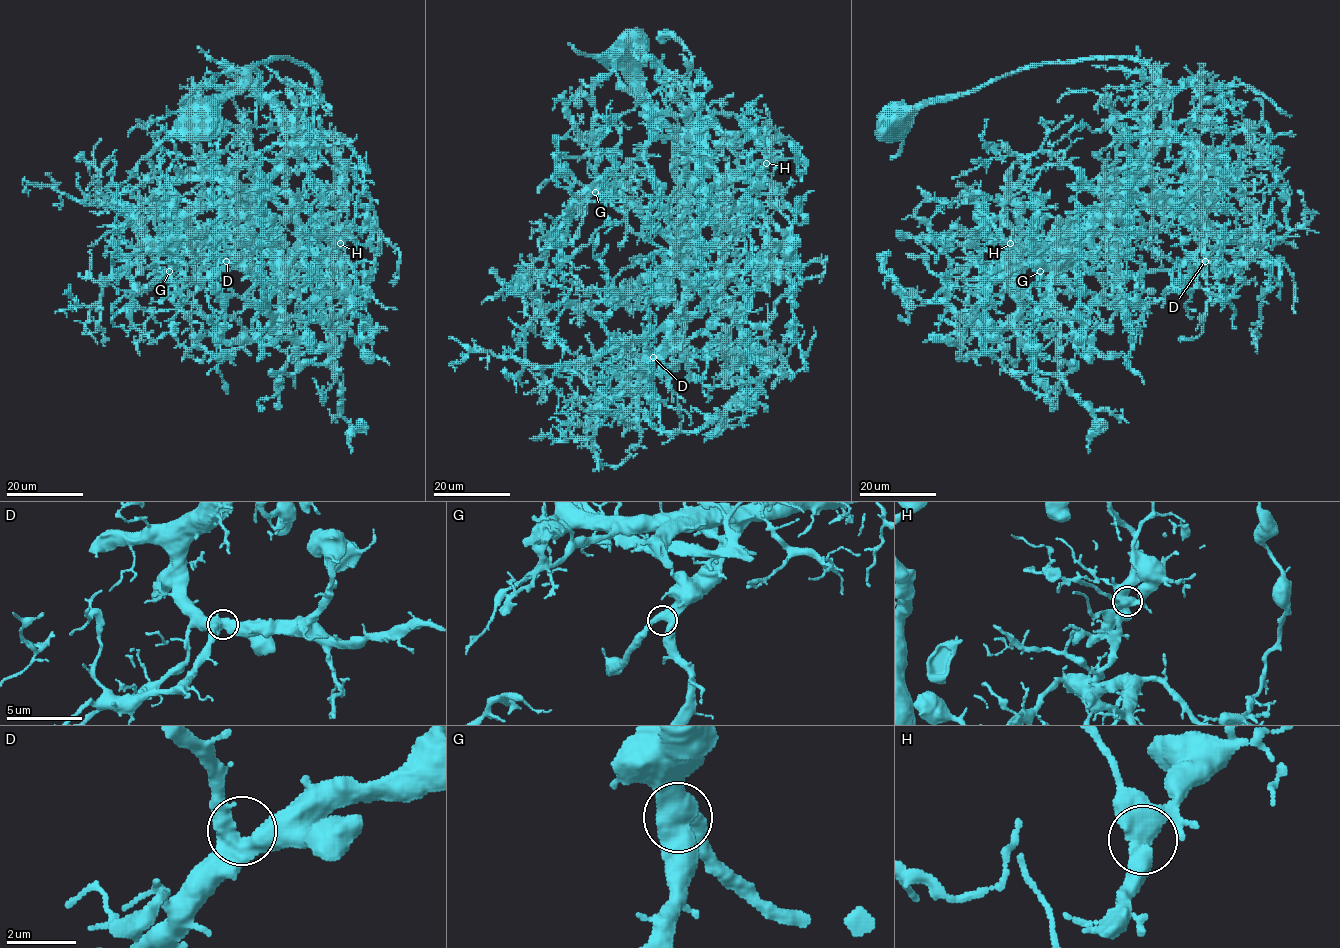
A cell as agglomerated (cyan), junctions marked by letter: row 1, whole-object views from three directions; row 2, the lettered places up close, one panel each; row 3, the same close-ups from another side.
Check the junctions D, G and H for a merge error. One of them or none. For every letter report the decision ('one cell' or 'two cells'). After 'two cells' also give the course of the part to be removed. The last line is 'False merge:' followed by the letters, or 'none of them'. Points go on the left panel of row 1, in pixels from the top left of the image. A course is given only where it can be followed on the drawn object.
D: one cell
G: one cell
H: one cell
False merge: none of them

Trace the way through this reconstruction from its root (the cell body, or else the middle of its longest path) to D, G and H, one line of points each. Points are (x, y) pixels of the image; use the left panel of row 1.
D: (199, 120), (235, 93), (259, 62), (293, 58), (311, 71), (314, 127), (223, 229), (217, 253), (226, 261)
G: (199, 120), (259, 62), (293, 58), (311, 71), (314, 127), (279, 163), (248, 221), (199, 240), (169, 271)
H: (199, 120), (259, 62), (304, 64), (314, 127), (262, 189), (254, 237), (309, 266), (330, 264), (340, 244)

